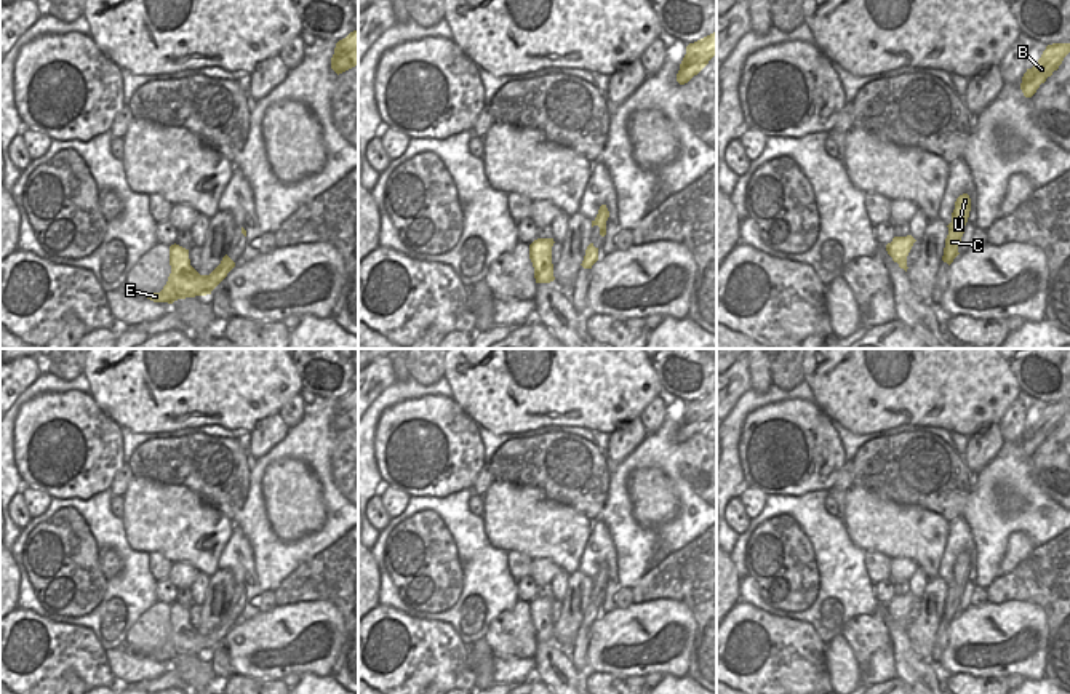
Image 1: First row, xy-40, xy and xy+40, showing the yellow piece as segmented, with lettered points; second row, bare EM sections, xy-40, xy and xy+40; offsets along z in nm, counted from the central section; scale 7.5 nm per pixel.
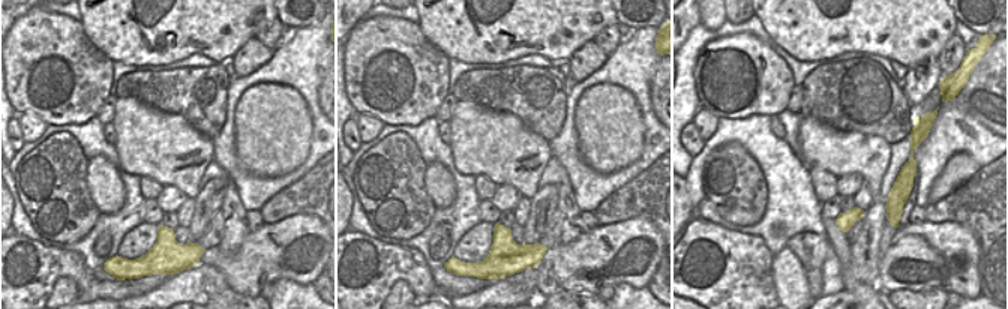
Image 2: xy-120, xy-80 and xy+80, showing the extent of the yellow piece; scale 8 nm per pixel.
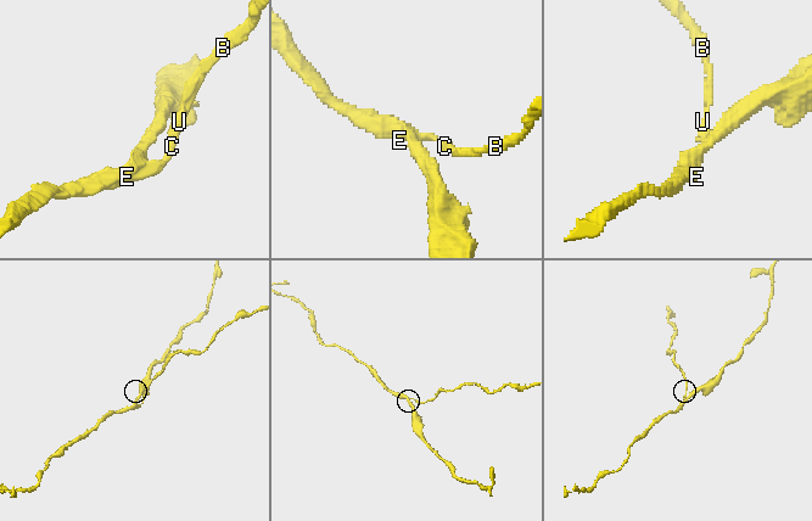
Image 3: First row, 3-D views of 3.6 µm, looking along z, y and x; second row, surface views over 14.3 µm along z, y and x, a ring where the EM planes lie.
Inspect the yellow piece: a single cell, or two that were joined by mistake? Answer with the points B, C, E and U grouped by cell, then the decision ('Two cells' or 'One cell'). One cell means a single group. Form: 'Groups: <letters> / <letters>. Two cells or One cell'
Groups: B C E U. One cell.

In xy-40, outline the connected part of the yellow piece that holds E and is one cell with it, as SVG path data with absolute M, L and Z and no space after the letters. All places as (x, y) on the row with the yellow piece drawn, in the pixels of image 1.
M174 243L170 246L170 265L171 273L166 285L160 293L149 294L147 299L173 304L178 299L211 294L211 291L235 267L235 262L226 254L210 275L200 275L190 265L189 249Z

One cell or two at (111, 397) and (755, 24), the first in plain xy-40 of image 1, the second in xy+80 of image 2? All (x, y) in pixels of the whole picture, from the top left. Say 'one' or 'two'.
two

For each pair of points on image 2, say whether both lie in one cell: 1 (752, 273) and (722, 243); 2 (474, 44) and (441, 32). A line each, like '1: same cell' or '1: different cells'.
1: same cell
2: same cell

